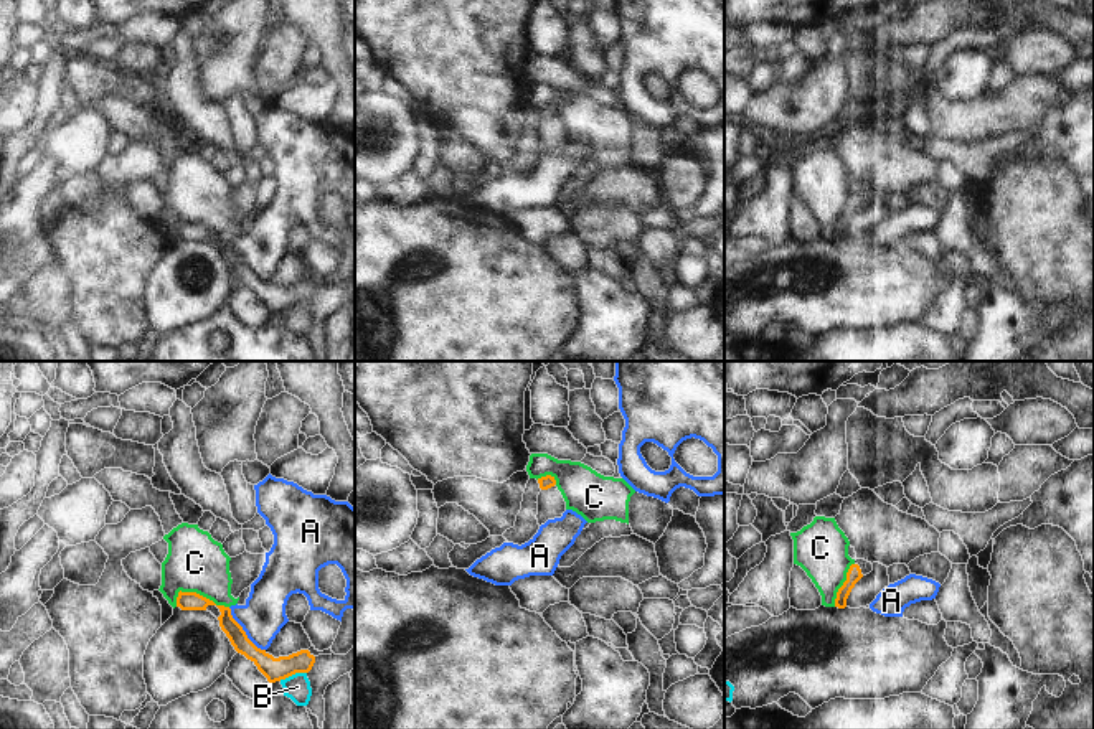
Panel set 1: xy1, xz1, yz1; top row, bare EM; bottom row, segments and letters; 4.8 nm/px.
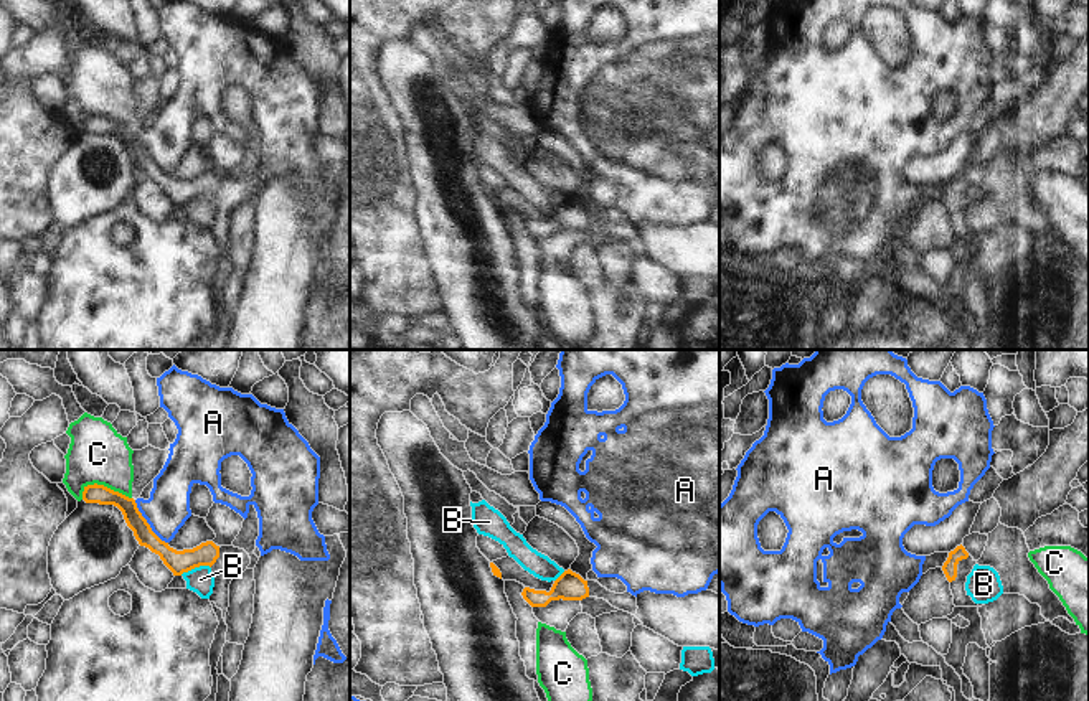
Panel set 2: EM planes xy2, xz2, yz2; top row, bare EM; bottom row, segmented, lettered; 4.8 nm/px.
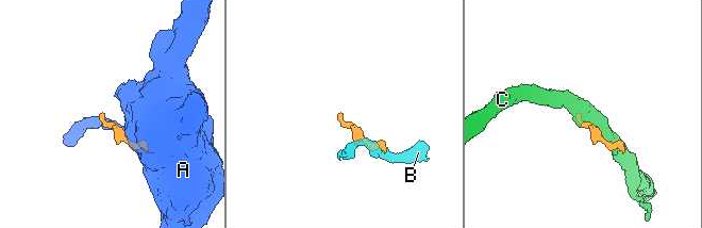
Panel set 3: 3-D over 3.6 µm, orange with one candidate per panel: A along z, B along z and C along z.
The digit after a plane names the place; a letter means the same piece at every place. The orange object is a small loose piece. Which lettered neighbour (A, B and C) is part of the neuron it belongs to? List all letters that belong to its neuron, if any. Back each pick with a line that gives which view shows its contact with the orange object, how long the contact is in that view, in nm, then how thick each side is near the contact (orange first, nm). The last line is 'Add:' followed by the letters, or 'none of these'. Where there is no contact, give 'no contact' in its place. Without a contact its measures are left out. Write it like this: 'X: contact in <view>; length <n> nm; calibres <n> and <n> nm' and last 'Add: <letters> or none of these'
Add: none of these

